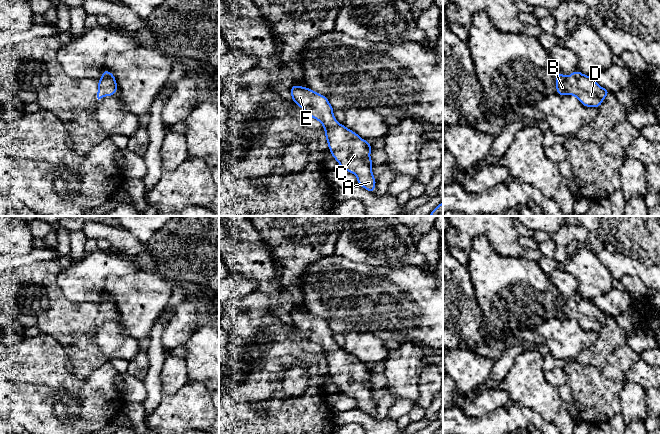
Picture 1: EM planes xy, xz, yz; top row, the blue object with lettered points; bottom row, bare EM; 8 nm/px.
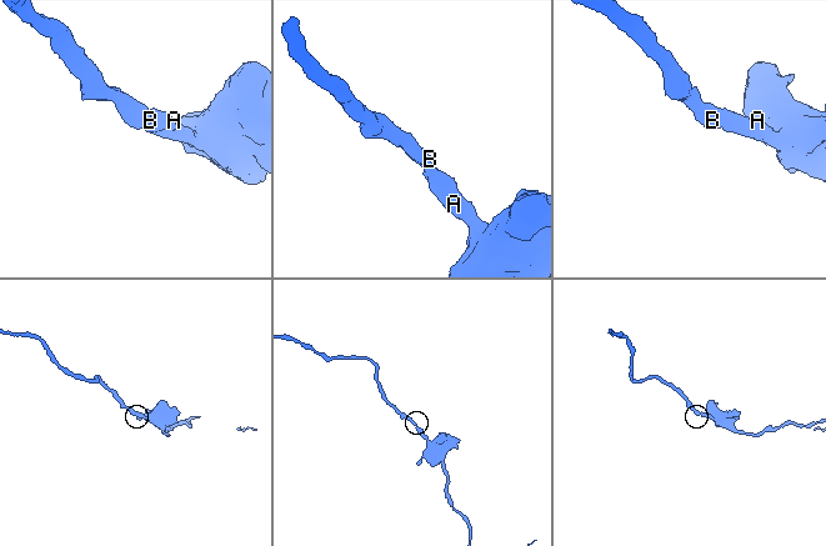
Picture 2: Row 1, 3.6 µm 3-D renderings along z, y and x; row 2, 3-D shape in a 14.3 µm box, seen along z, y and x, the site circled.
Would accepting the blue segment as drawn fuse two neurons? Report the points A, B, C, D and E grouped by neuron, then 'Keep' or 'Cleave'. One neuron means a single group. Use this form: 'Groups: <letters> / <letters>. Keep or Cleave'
Groups: A B C D E. Keep

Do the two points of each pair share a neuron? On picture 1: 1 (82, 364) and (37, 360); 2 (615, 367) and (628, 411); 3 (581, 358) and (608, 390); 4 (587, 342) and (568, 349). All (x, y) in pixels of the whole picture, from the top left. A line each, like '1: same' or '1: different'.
1: different
2: different
3: different
4: same

